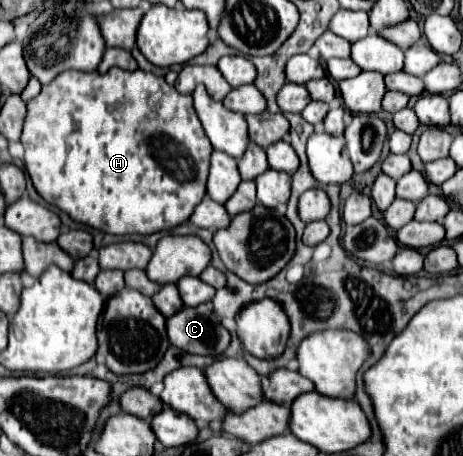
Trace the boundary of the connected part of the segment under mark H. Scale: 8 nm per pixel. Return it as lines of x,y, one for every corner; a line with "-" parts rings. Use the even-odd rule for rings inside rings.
110,68
106,74
100,72
80,72
80,70
68,70
68,72
60,72
60,76
56,76
56,80
52,80
50,84
42,86
42,92
26,102
26,118
24,118
24,130
22,130
22,144
24,144
24,164
26,170
32,178
32,184
36,188
36,192
48,202
58,206
60,210
64,210
72,220
88,224
96,230
108,232
108,234
152,234
164,228
174,228
178,224
182,224
182,220
188,220
194,206
200,204
200,200
206,194
206,176
208,176
208,166
210,166
210,154
212,154
212,144
208,144
208,138
204,136
202,124
194,112
192,106
192,96
184,96
180,92
176,92
174,86
166,84
164,78
154,76
152,72
144,72
144,70
122,70
122,68
-
134,102
138,112
144,114
146,118
134,120
130,118
128,112
128,104

